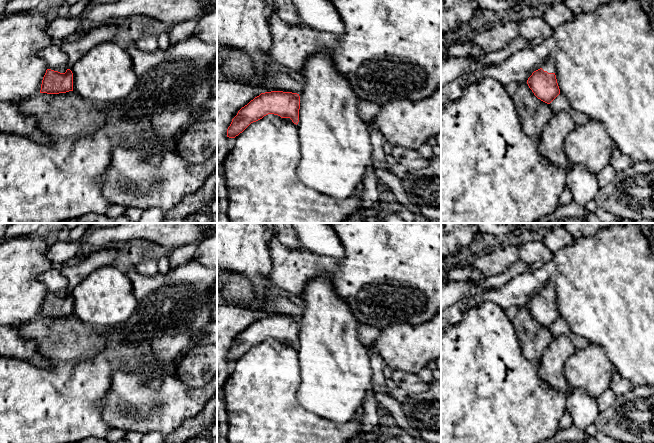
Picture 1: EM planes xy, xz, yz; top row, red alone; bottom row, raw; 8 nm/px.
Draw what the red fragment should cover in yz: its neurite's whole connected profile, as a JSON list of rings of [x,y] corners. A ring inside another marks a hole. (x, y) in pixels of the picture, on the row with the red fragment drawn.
[[[548,58],[540,69],[532,73],[527,84],[538,99],[550,104],[560,94],[554,59]]]

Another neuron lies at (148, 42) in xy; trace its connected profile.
[[[152,33],[143,34],[137,41],[137,46],[142,51],[152,52],[158,48],[157,37],[155,37]]]

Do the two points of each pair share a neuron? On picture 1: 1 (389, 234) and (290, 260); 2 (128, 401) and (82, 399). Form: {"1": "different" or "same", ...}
{"1": "same", "2": "different"}

